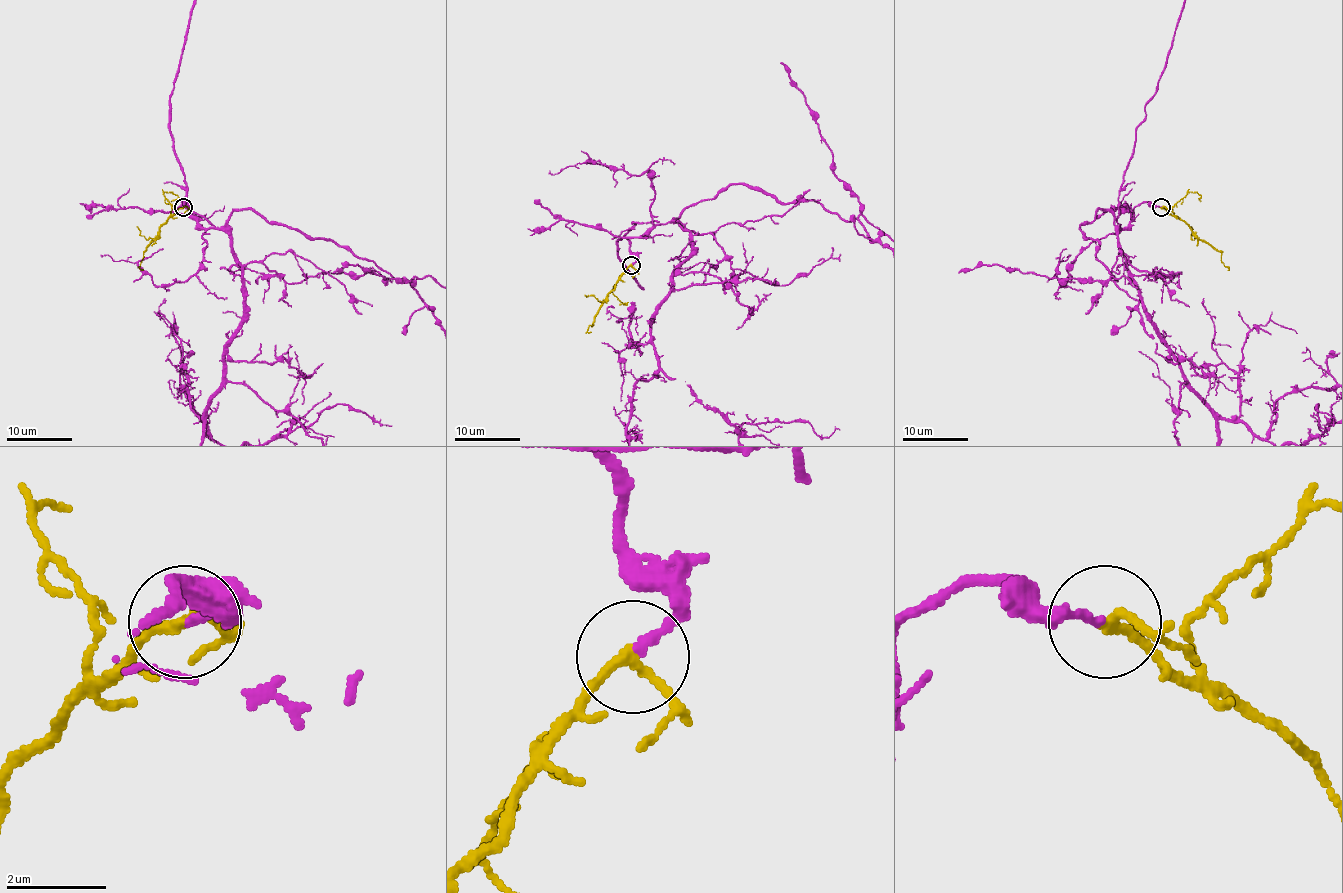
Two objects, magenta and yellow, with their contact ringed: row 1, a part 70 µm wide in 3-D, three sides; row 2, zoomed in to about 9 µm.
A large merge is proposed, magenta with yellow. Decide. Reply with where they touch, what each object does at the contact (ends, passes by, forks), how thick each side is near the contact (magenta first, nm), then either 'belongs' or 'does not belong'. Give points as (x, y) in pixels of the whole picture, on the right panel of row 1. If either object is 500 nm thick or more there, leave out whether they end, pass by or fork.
place (1161, 207); magenta ends; yellow passes by; calibres 160 and 170 nm; belongs

